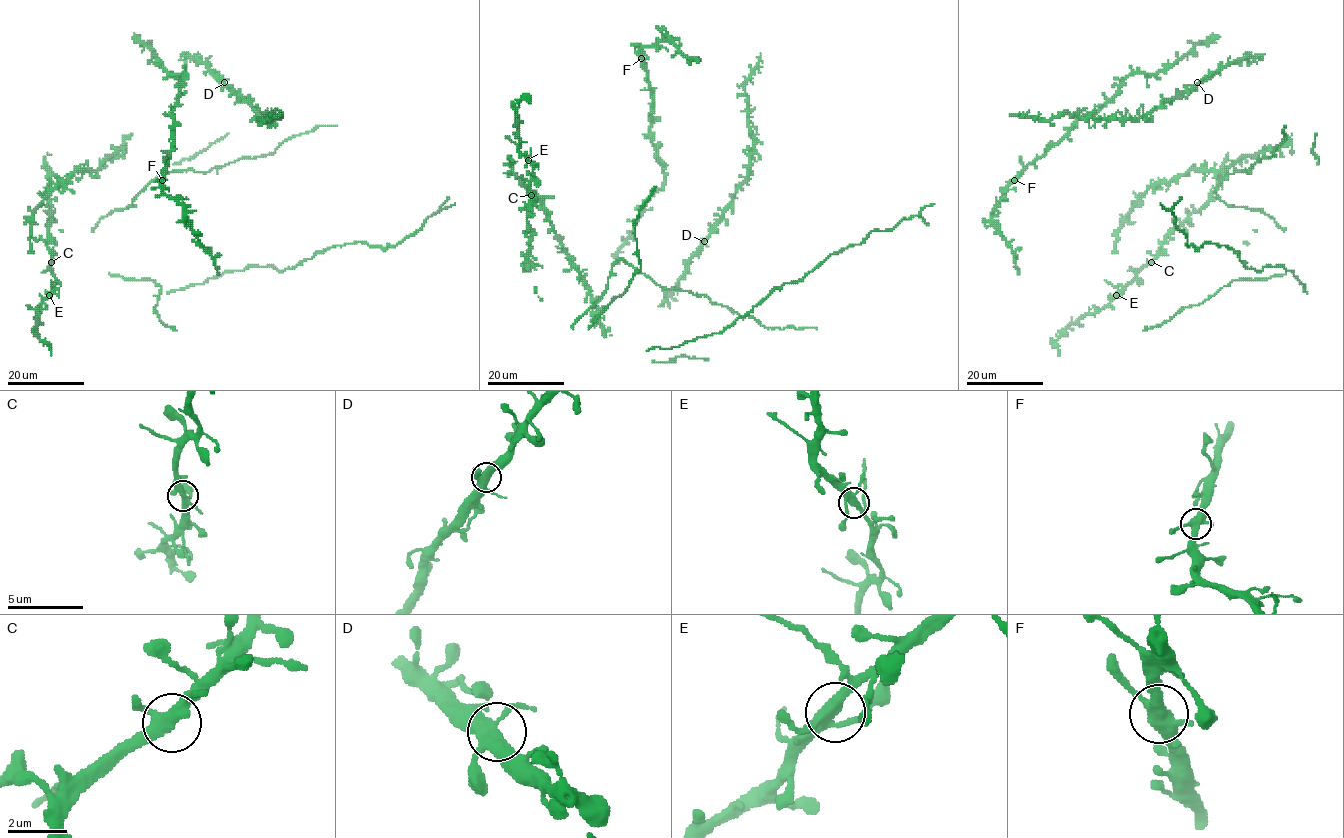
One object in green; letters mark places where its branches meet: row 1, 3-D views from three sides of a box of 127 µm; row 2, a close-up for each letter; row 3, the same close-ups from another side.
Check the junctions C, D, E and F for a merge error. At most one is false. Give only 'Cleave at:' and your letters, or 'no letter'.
Cleave at: no letter

